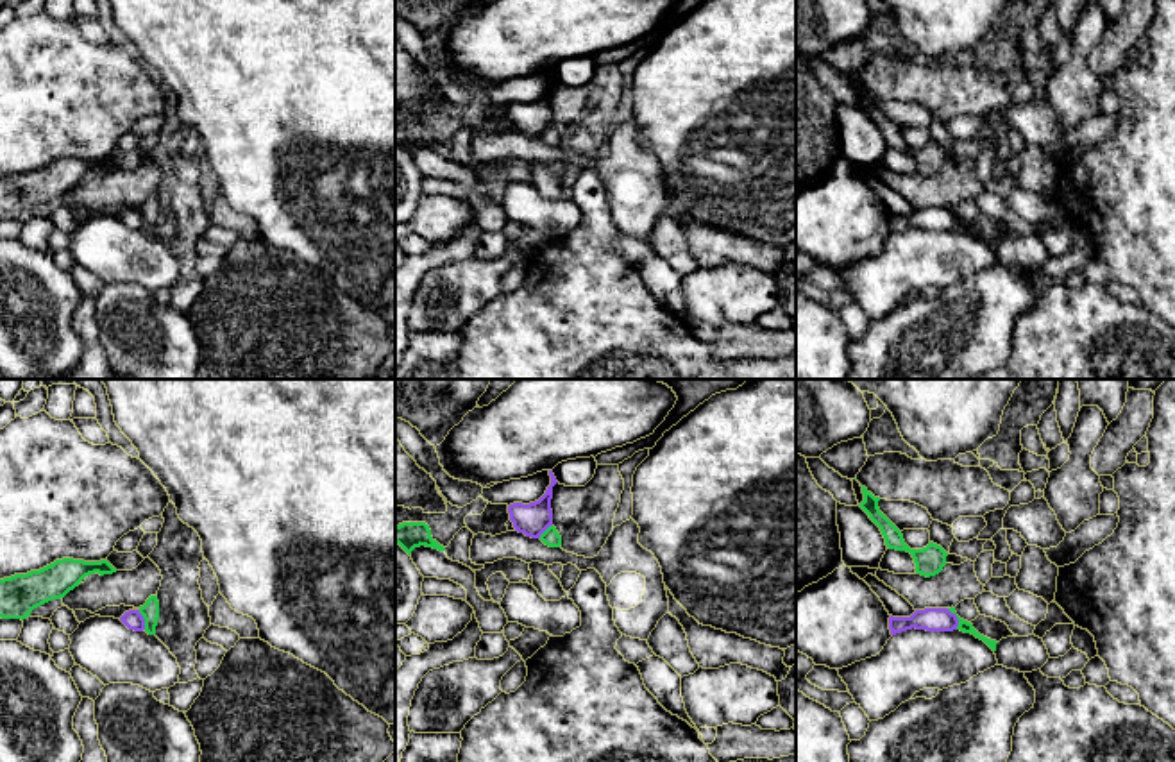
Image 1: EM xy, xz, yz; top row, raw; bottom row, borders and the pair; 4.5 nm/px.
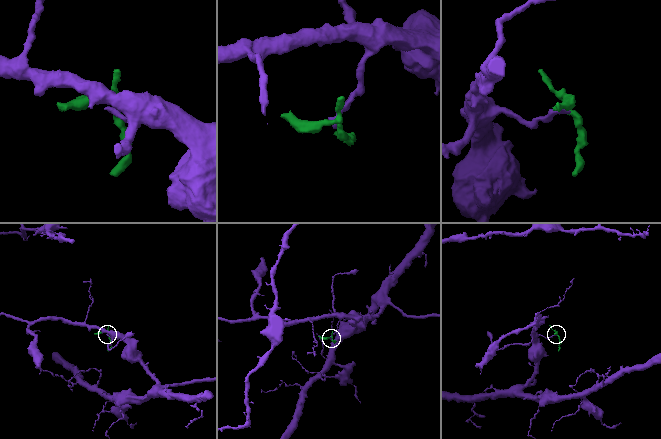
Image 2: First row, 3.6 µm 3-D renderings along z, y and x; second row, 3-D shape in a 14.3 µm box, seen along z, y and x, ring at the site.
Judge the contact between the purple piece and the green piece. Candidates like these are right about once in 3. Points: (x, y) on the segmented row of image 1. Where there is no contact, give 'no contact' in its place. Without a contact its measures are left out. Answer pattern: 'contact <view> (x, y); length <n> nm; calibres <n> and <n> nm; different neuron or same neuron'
contact yz (955, 618); length 110 nm; calibres 110 and 50 nm; different neuron

